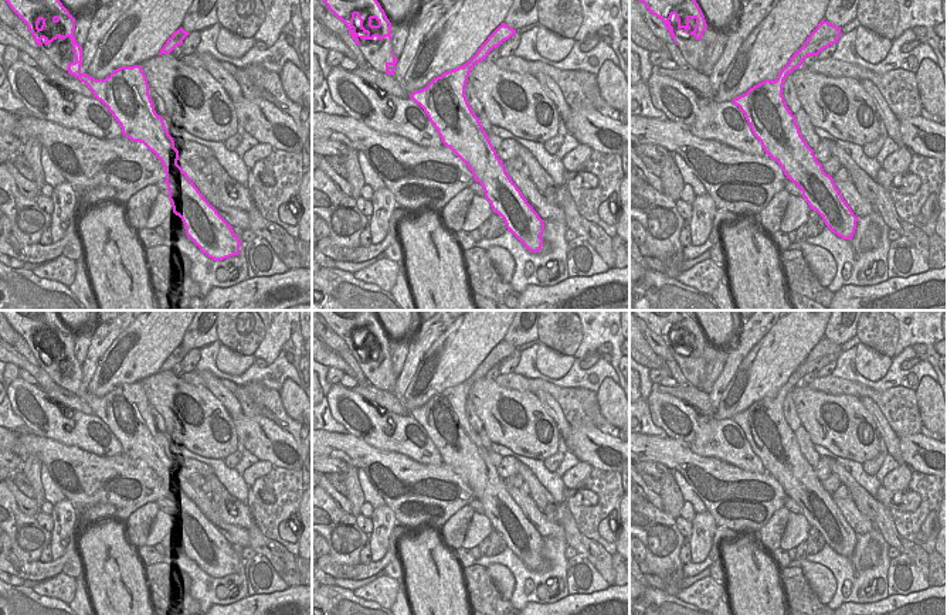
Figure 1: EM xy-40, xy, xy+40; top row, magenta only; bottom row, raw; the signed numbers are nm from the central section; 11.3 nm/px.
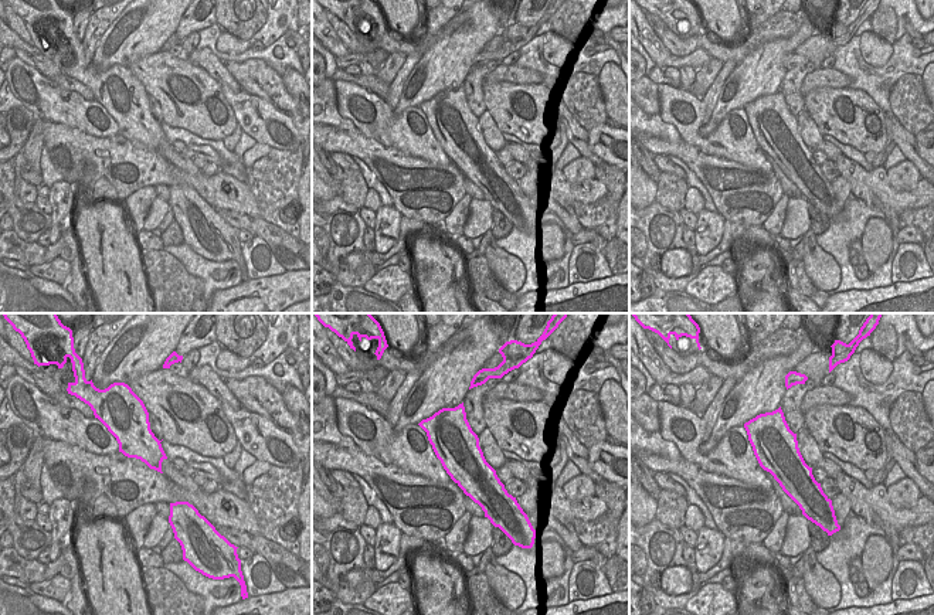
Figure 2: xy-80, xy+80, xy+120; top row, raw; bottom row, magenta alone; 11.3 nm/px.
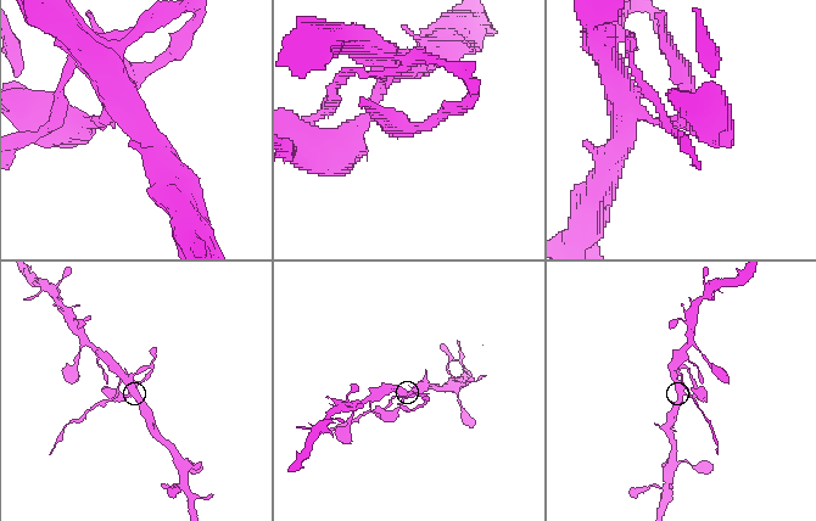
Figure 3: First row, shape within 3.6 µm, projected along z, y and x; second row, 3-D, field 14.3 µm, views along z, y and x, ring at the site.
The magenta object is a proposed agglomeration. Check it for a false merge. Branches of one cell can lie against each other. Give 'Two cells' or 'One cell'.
Two cells

